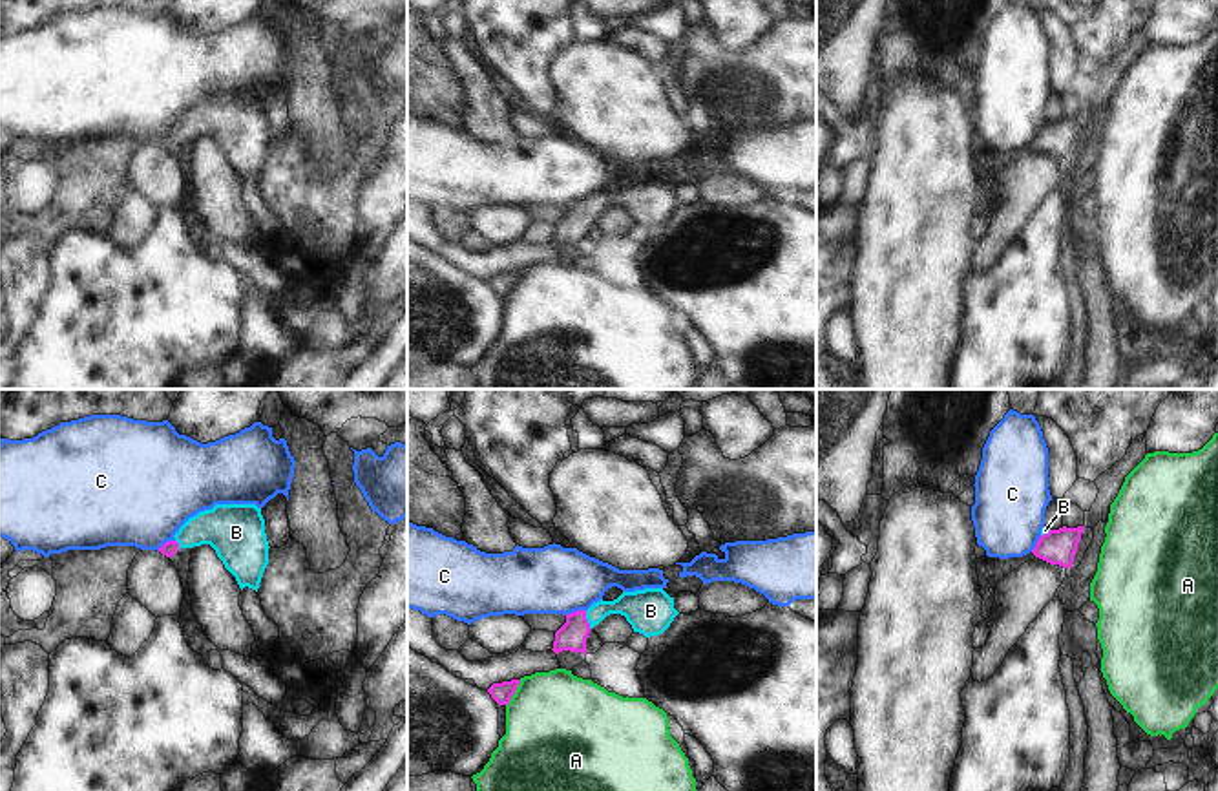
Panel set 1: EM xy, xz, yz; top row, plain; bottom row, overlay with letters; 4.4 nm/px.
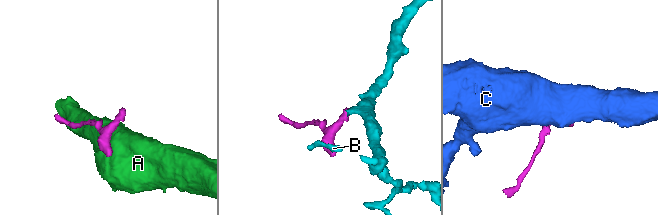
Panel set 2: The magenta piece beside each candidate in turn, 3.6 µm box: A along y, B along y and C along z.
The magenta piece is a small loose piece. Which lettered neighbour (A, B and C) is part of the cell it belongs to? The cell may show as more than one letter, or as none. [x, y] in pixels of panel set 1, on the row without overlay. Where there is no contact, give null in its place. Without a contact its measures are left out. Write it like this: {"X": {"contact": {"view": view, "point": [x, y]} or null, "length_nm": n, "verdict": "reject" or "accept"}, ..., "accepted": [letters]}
{"A": {"contact": {"view": "xz", "point": [514, 284]}, "length_nm": 140, "verdict": "reject"}, "B": {"contact": {"view": "xz", "point": [587, 210]}, "length_nm": 90, "verdict": "accept"}, "C": {"contact": {"view": "xz", "point": [574, 203]}, "length_nm": 100, "verdict": "reject"}, "accepted": ["B"]}

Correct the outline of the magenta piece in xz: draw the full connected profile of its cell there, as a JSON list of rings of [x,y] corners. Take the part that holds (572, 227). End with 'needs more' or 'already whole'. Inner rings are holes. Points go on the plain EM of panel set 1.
[[[663,179],[623,183],[614,192],[601,190],[588,201],[566,205],[566,214],[555,223],[551,241],[555,245],[562,241],[586,245],[590,221],[610,205],[625,206],[634,223],[650,228],[663,225],[679,203],[674,199],[674,188]]] | needs more

